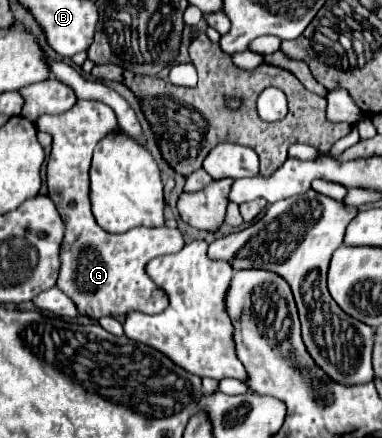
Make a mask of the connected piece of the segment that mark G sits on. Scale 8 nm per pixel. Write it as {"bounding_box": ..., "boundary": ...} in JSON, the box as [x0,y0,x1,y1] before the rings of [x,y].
{"bounding_box":[20,77,184,319],"boundary":[[[54,77],[22,87],[20,95],[24,95],[22,117],[36,121],[38,131],[46,131],[54,139],[46,165],[46,185],[48,195],[54,201],[66,227],[60,247],[60,273],[56,287],[74,301],[80,315],[92,319],[100,319],[104,315],[118,317],[126,315],[128,311],[140,311],[148,315],[164,311],[168,307],[168,295],[146,275],[144,267],[158,255],[180,251],[184,247],[182,233],[170,227],[134,227],[132,231],[112,235],[100,229],[90,211],[88,167],[96,143],[108,131],[118,129],[114,111],[98,101],[76,103],[74,91]]]}

